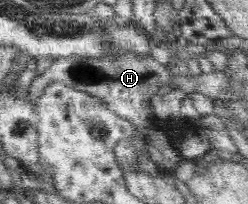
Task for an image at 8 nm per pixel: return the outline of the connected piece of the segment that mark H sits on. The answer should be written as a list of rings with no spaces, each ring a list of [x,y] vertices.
[[[121,50],[118,56],[109,56],[109,54],[101,57],[72,55],[54,60],[43,74],[35,77],[28,87],[28,100],[35,101],[49,84],[55,82],[87,92],[103,100],[109,106],[109,109],[112,109],[117,115],[129,120],[136,129],[140,130],[144,137],[149,137],[151,160],[157,161],[157,165],[161,165],[161,168],[173,169],[174,172],[182,157],[169,141],[169,137],[165,137],[165,133],[161,133],[161,131],[157,133],[157,129],[151,127],[149,122],[149,117],[151,117],[150,99],[159,95],[159,87],[168,84],[173,89],[183,90],[186,94],[195,91],[203,93],[212,100],[219,99],[227,106],[232,92],[228,84],[228,75],[222,71],[214,70],[214,72],[202,73],[196,76],[185,72],[185,76],[189,76],[188,78],[180,75],[181,72],[177,72],[171,66],[165,66],[157,62],[151,56],[137,56],[135,52],[127,50]]]

